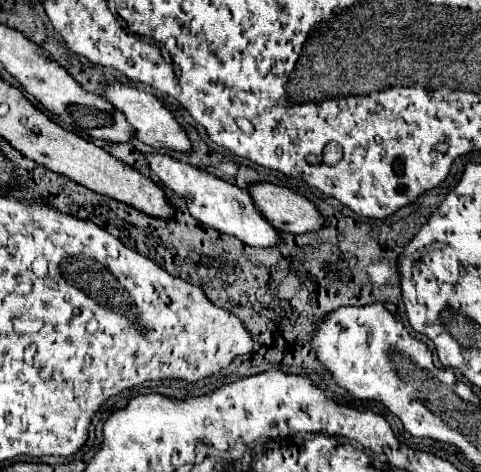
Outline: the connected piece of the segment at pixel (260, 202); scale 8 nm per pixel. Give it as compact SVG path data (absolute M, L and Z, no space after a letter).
M250 184L248 194L252 194L252 202L276 230L290 234L304 234L310 230L318 230L324 220L316 212L316 206L310 204L304 196L296 194L290 188L274 186L274 184Z

